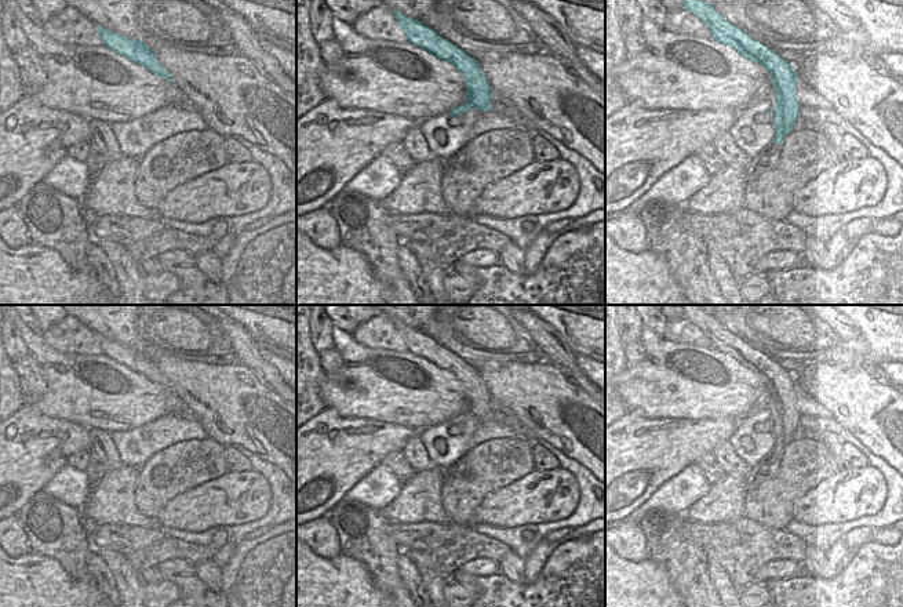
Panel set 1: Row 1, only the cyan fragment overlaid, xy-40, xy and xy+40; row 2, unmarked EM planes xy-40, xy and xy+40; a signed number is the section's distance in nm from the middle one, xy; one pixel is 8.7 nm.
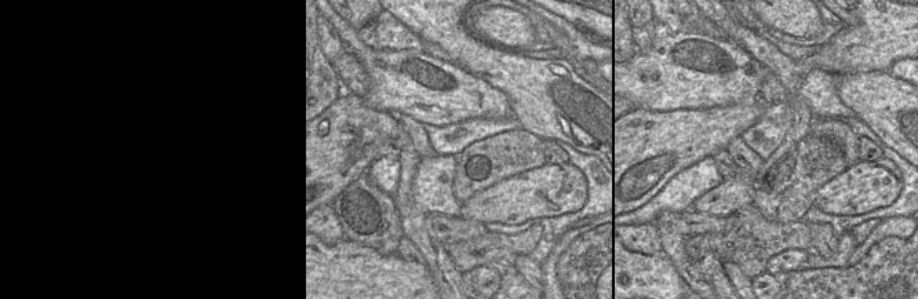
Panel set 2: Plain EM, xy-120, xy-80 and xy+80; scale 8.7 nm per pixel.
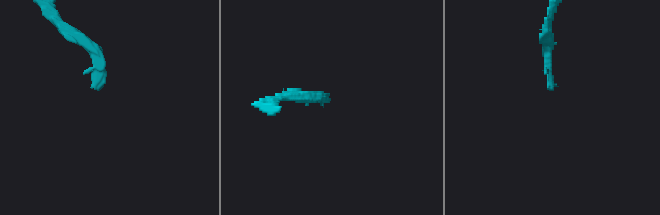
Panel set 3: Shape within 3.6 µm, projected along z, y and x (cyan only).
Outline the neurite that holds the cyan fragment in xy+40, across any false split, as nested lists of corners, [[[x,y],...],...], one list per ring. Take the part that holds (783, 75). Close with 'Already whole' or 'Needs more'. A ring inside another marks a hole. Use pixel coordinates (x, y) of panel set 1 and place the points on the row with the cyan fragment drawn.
[[[684,0],[684,8],[698,17],[713,33],[714,39],[736,50],[751,62],[762,65],[772,74],[776,88],[778,106],[762,112],[773,112],[776,134],[773,142],[783,145],[786,135],[793,130],[798,115],[797,70],[765,44],[754,40],[749,33],[728,22],[716,11],[713,3],[704,0]]]. Already whole

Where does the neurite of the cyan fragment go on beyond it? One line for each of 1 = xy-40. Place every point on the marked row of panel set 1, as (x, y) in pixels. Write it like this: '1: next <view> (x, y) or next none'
1: next none

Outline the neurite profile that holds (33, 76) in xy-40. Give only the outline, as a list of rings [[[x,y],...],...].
[[[26,46],[17,52],[15,62],[19,68],[23,87],[40,90],[47,83],[47,73],[41,59],[32,46]]]

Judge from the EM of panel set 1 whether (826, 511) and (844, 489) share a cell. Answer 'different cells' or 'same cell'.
same cell

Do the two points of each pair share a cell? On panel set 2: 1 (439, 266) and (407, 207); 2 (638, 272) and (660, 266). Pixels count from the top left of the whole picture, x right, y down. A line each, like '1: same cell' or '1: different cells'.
1: same cell
2: same cell

